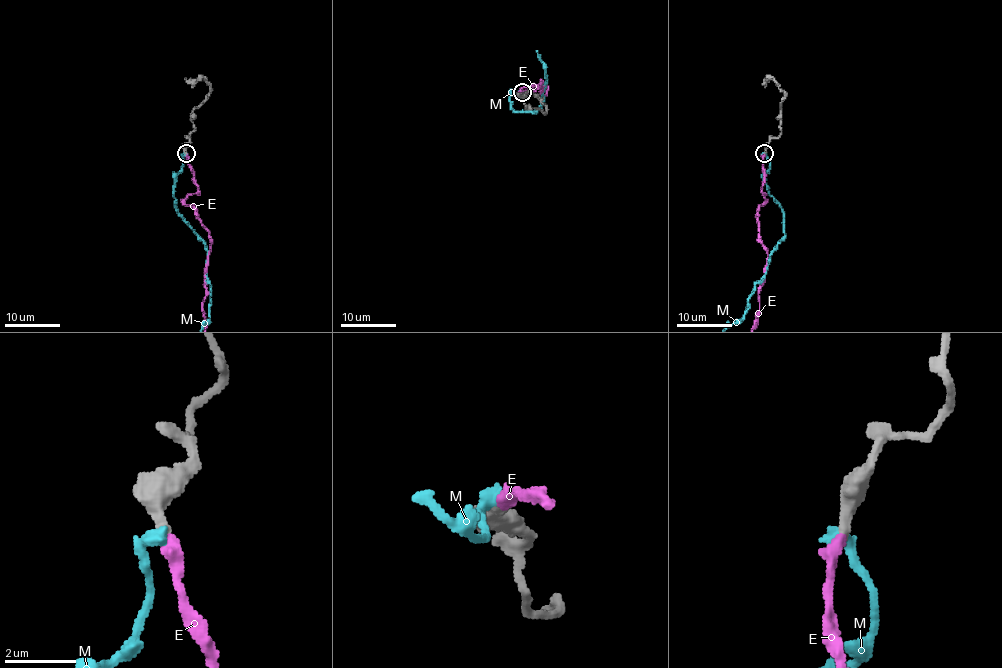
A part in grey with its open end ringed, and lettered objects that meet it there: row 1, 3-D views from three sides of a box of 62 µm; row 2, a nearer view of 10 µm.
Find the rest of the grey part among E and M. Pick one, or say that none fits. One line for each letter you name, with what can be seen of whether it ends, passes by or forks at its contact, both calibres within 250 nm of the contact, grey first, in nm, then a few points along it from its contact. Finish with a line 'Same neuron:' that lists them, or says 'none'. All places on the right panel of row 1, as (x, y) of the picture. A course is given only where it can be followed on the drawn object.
E: it ends | 340/380 nm
Same neuron: E

